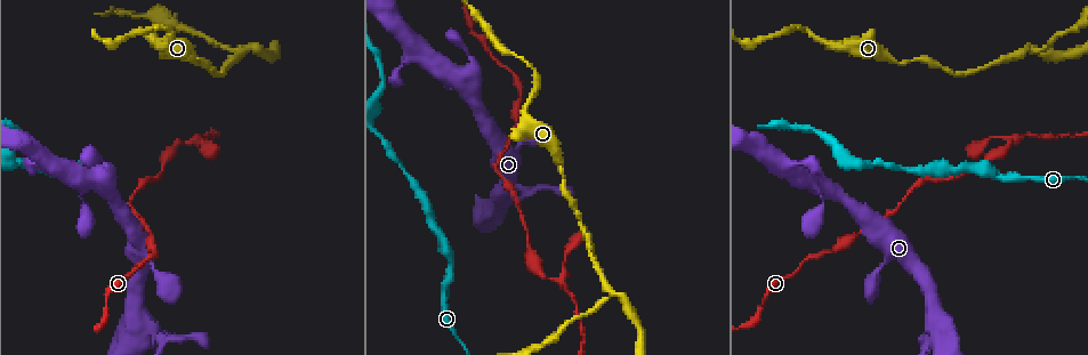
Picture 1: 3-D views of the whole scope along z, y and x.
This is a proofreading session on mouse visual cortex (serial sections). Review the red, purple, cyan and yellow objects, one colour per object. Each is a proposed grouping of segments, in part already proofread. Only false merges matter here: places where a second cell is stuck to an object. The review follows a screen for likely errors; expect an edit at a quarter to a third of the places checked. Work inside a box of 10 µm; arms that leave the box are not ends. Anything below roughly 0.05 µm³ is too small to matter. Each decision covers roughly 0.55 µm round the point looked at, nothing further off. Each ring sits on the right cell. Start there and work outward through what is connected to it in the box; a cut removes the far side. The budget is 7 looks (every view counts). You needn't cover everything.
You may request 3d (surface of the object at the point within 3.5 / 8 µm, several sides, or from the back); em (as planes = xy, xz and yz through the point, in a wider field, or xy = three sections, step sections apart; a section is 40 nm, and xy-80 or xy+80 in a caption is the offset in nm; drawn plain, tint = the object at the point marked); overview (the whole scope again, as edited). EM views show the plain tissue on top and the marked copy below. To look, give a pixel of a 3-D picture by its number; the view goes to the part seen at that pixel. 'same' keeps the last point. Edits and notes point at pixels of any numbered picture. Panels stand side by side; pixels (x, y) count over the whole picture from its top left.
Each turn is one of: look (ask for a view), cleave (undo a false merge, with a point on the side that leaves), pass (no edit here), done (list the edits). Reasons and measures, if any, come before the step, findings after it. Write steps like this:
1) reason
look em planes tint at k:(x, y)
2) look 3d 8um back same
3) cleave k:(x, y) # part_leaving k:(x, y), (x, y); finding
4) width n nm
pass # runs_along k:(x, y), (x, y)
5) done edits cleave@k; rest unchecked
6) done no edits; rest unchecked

look 3d 3.5um at 1:(559, 282)

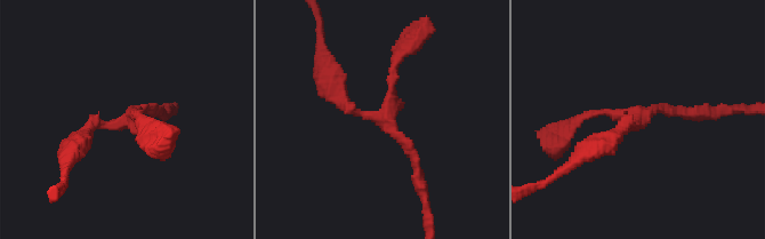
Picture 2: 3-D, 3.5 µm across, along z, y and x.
need the tissue
look em xy step 3 tint at 2:(381, 119)

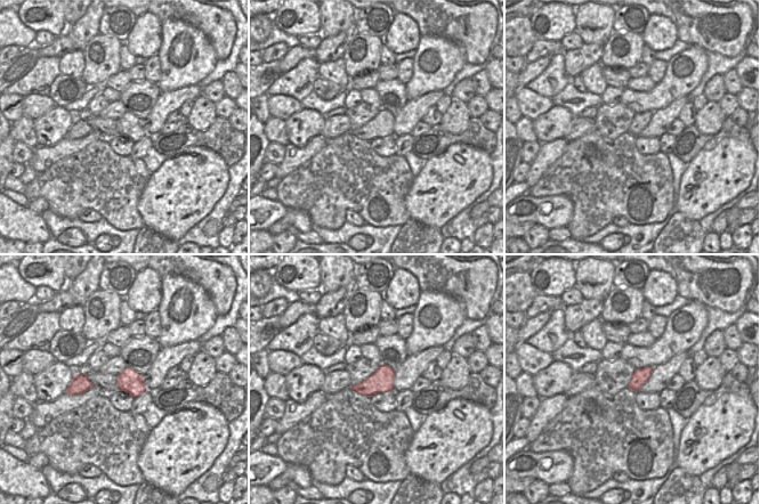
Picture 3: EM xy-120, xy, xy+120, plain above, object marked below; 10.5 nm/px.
arms 3; arm_widths 100, 150, 300 nm
pass # runs_along 2:(75, 148), (93, 124), (145, 124); one cell here

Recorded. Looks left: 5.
narrows sharply
look 3d 3.5um at 1:(170, 336)

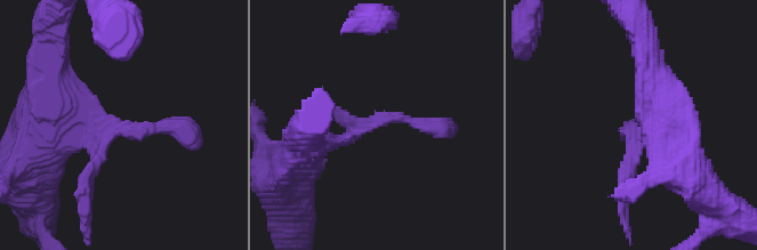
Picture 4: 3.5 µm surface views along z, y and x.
now the EM
look em xy step 2 tint at 4:(119, 125)

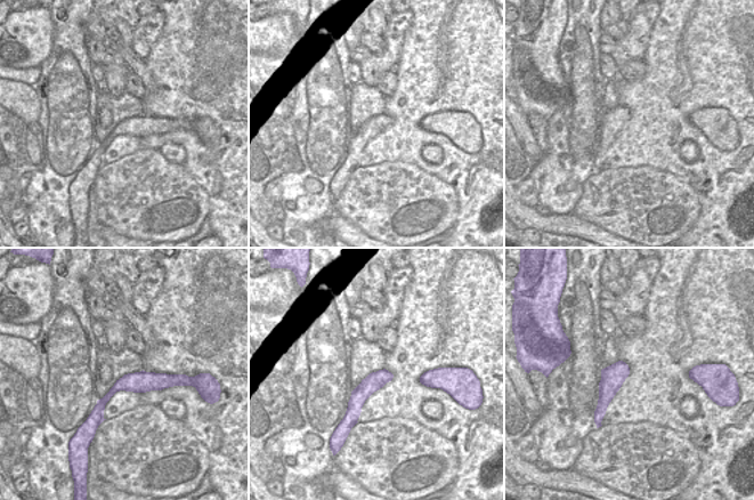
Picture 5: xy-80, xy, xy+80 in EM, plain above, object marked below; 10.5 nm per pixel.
pass # runs_along 4:(55, 95), (104, 127), (191, 137); all the same cell

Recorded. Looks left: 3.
branch point
look 3d 3.5um at 1:(244, 48)

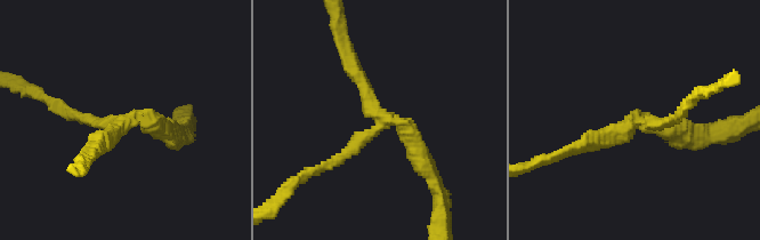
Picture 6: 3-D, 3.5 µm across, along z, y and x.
arms 3; arm_widths 150, 200, 300 nm
look em xy step 3 tint at 6:(633, 123)

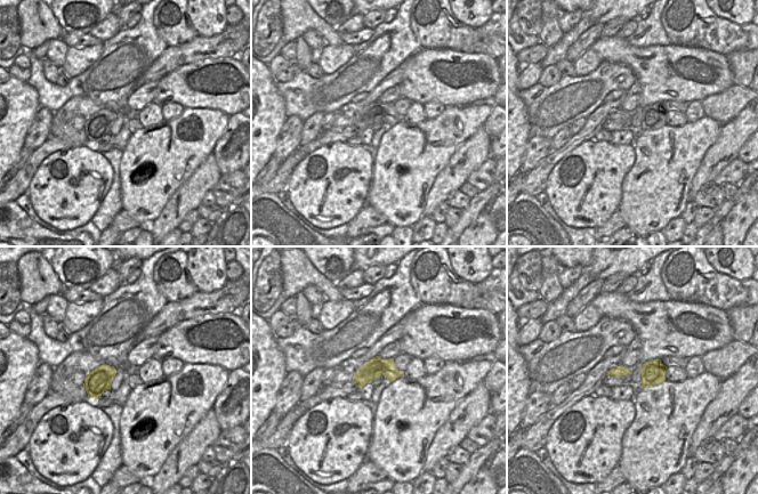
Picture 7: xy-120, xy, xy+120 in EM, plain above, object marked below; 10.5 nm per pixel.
width 220 nm
cleave 6:(349, 150) # part_leaving 6:(379, 121), (358, 145), (294, 183); two cells meet here

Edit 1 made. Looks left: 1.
done edits cleave@6; rest unchecked

